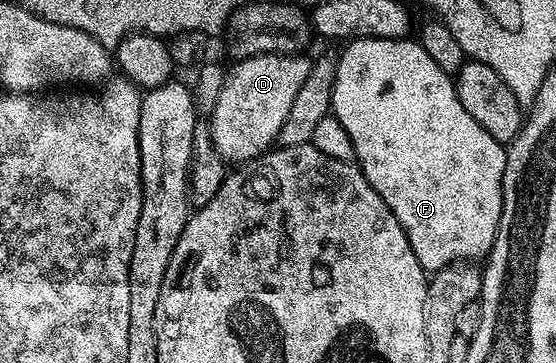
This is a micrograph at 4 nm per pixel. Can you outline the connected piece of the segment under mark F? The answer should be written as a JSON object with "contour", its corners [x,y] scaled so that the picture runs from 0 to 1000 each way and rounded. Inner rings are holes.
{"contour":[[[734,102],[728,107],[635,107],[622,121],[617,154],[608,157],[603,176],[603,220],[599,223],[597,278],[594,314],[603,320],[606,333],[628,366],[628,388],[635,388],[642,457],[653,485],[678,521],[685,554],[700,565],[707,598],[728,631],[736,653],[736,675],[743,697],[750,697],[750,719],[757,719],[763,747],[781,752],[795,736],[806,736],[809,725],[831,725],[835,719],[869,719],[883,700],[883,678],[894,642],[894,620],[901,609],[901,565],[905,562],[905,490],[908,488],[908,444],[912,441],[912,405],[896,394],[844,311],[836,311],[836,289],[818,253],[818,223],[813,209],[793,196],[791,182],[779,168],[779,160],[759,129],[754,113]]]}

